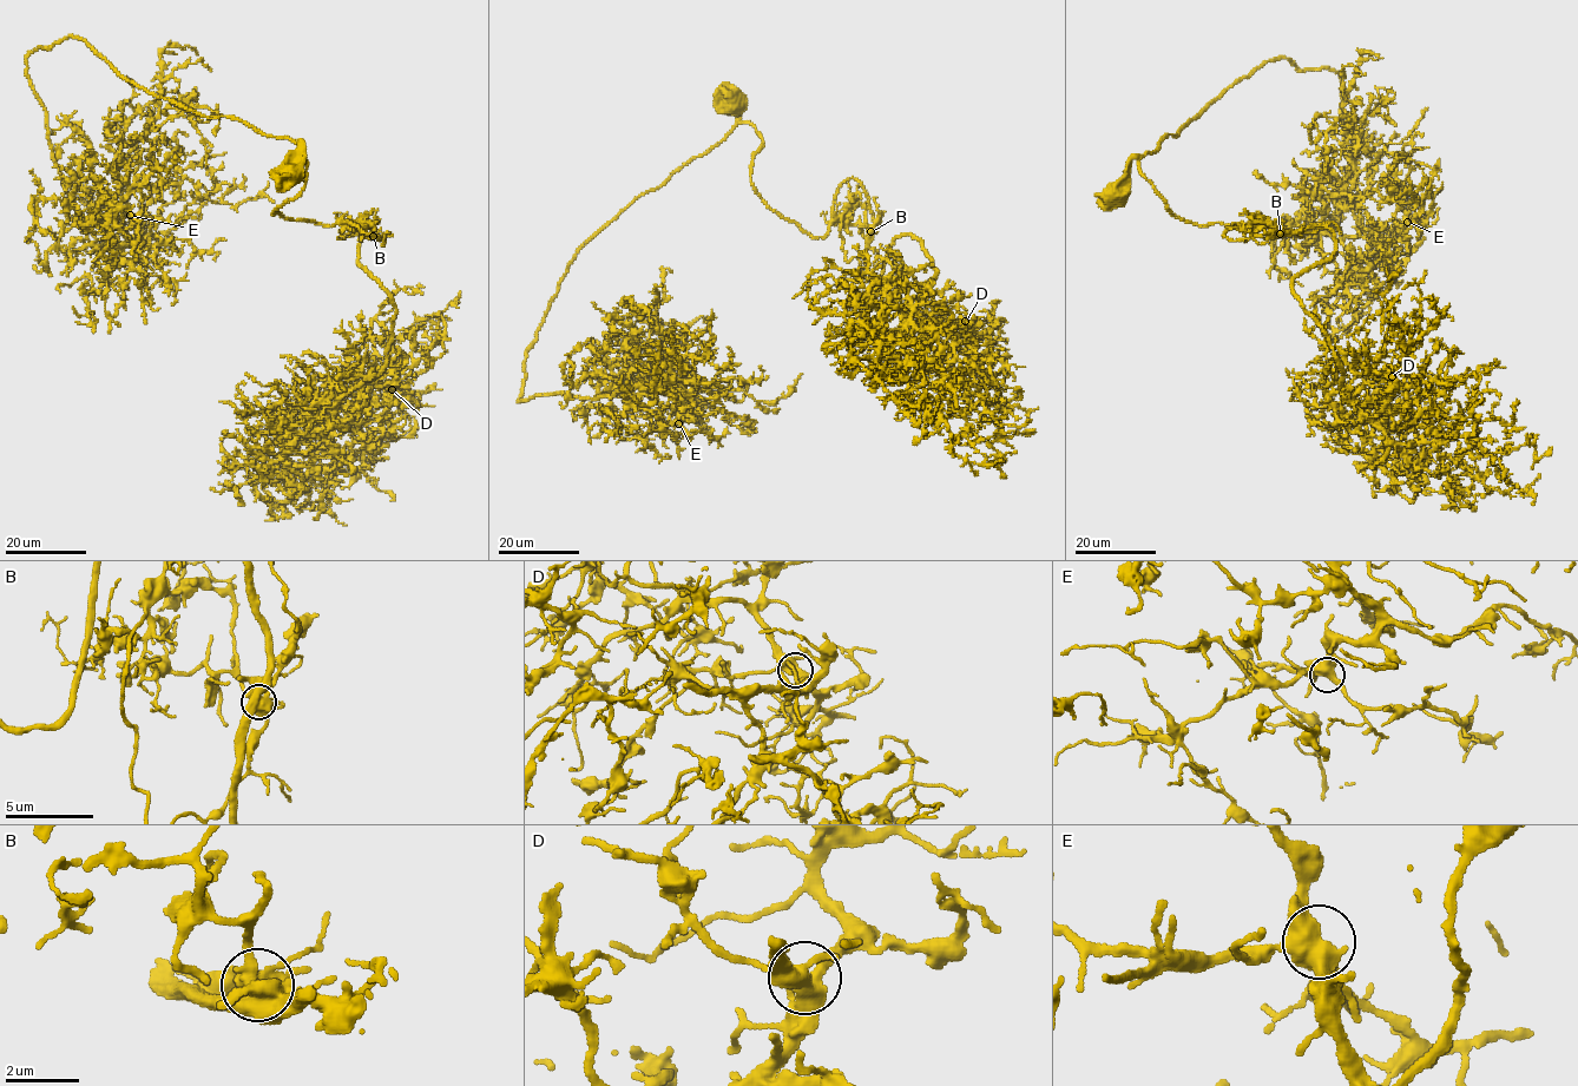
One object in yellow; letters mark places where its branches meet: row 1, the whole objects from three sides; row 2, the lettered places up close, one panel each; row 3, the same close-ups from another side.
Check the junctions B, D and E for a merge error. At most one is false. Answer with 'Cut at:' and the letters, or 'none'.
Cut at: B

